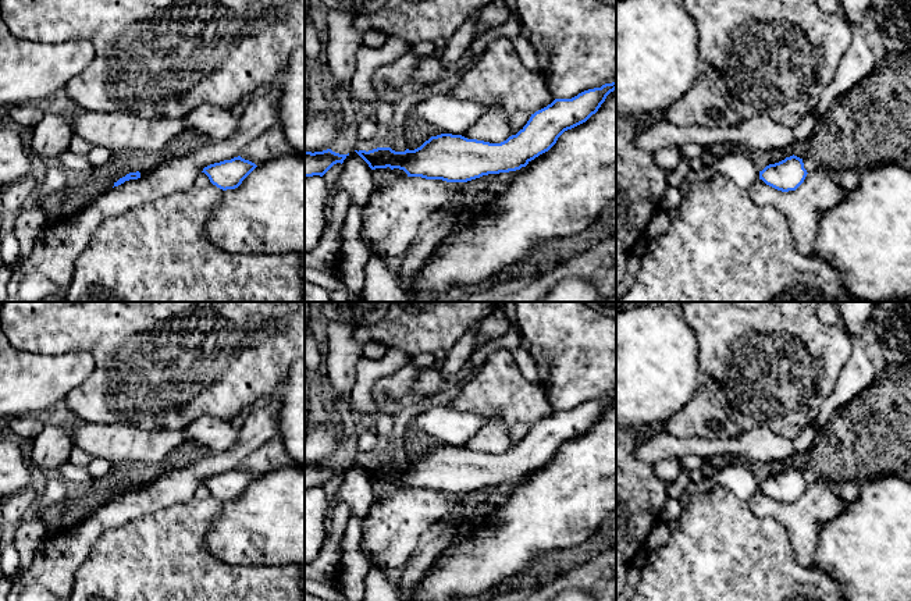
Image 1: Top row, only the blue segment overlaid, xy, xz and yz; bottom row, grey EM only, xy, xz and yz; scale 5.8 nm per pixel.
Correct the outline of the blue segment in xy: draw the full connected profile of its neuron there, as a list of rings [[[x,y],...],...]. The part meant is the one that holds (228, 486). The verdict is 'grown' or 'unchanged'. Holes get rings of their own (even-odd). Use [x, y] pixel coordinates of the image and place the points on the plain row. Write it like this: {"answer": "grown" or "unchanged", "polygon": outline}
{"answer": "unchanged", "polygon": [[[238,467],[231,472],[210,476],[202,484],[209,488],[213,497],[227,502],[238,499],[256,479],[255,474]]]}

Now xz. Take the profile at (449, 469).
{"answer": "unchanged", "polygon": [[[616,392],[584,402],[572,410],[555,410],[531,426],[516,447],[501,455],[441,445],[414,462],[377,459],[355,463],[371,481],[399,480],[408,488],[446,494],[467,494],[488,486],[516,483],[548,463],[565,442],[586,434],[615,401]]]}

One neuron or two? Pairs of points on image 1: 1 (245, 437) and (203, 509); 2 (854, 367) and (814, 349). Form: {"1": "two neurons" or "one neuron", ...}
{"1": "two neurons", "2": "two neurons"}

